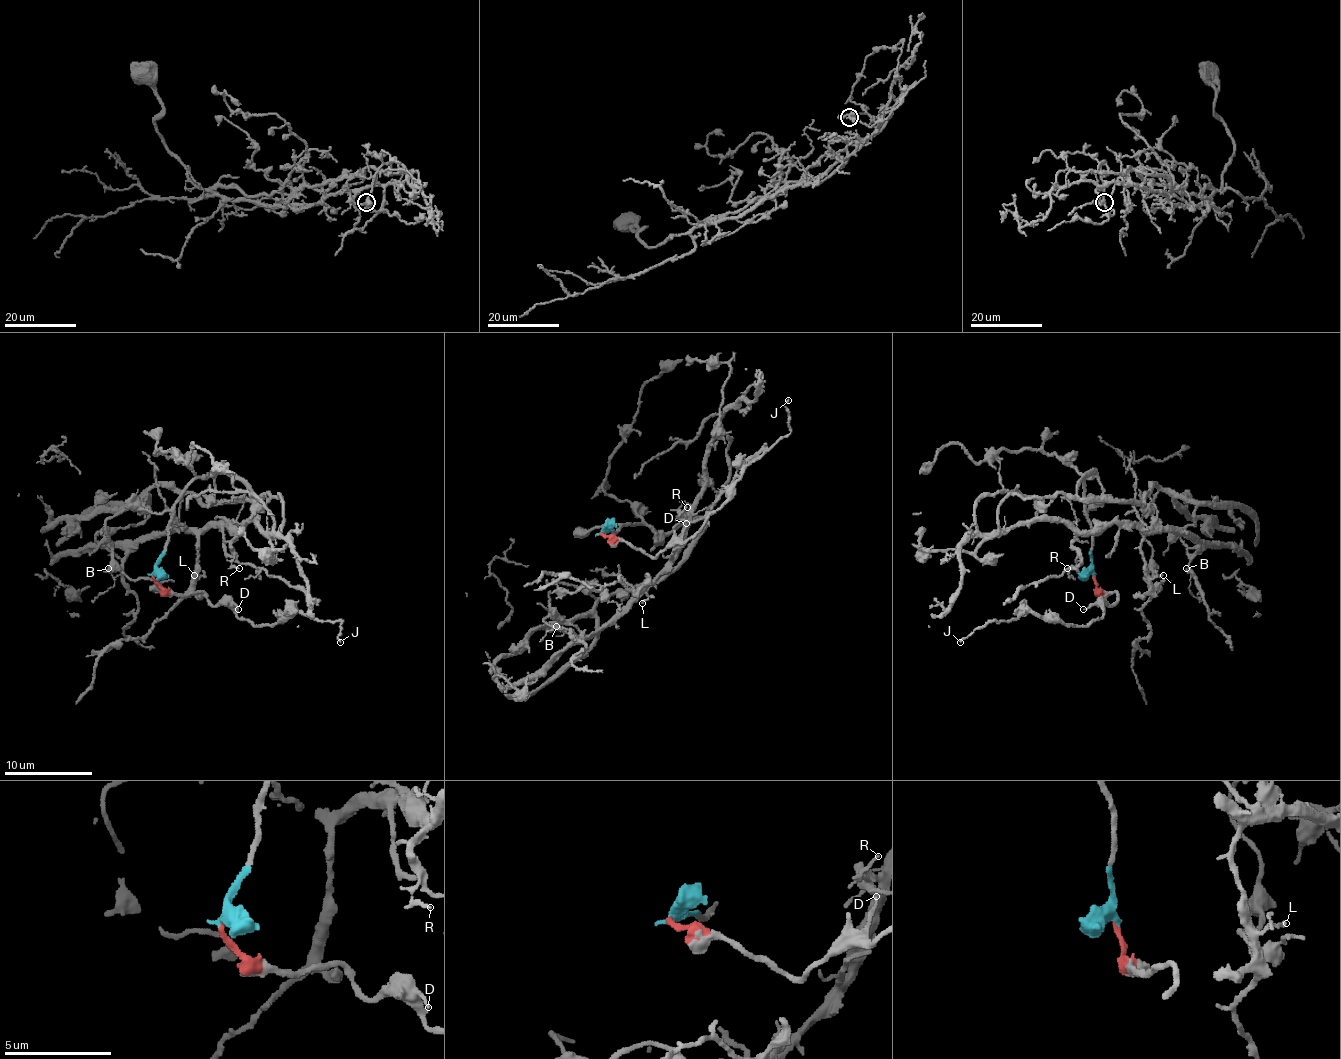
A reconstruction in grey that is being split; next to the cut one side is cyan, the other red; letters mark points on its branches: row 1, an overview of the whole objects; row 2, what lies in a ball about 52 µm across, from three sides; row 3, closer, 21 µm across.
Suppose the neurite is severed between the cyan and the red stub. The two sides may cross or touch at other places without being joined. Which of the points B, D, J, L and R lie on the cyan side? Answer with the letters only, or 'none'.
B, L, R

